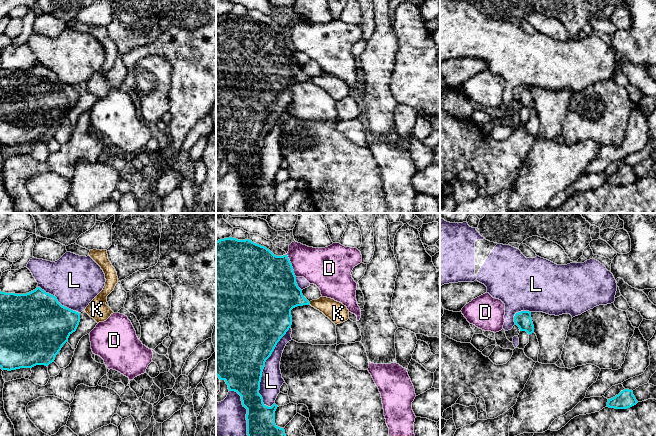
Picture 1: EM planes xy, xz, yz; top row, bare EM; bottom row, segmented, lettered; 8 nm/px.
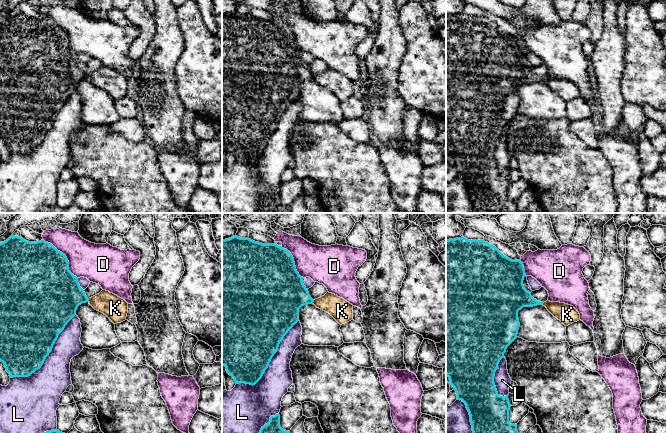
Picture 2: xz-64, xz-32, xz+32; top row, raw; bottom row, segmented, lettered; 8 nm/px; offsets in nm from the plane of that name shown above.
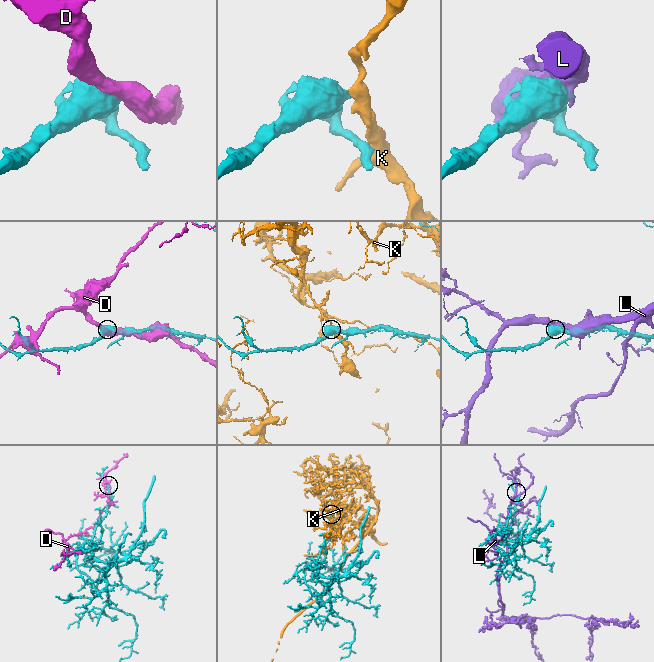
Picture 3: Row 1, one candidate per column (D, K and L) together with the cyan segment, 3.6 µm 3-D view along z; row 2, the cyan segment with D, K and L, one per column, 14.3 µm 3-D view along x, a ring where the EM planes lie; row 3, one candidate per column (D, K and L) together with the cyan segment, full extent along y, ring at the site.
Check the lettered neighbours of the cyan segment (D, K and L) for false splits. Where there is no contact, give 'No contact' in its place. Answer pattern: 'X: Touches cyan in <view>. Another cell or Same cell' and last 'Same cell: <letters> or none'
D: Touches cyan in xz. Another cell
K: Touches cyan in xz. Another cell
L: Touches cyan in xz. Another cell
Same cell: none

